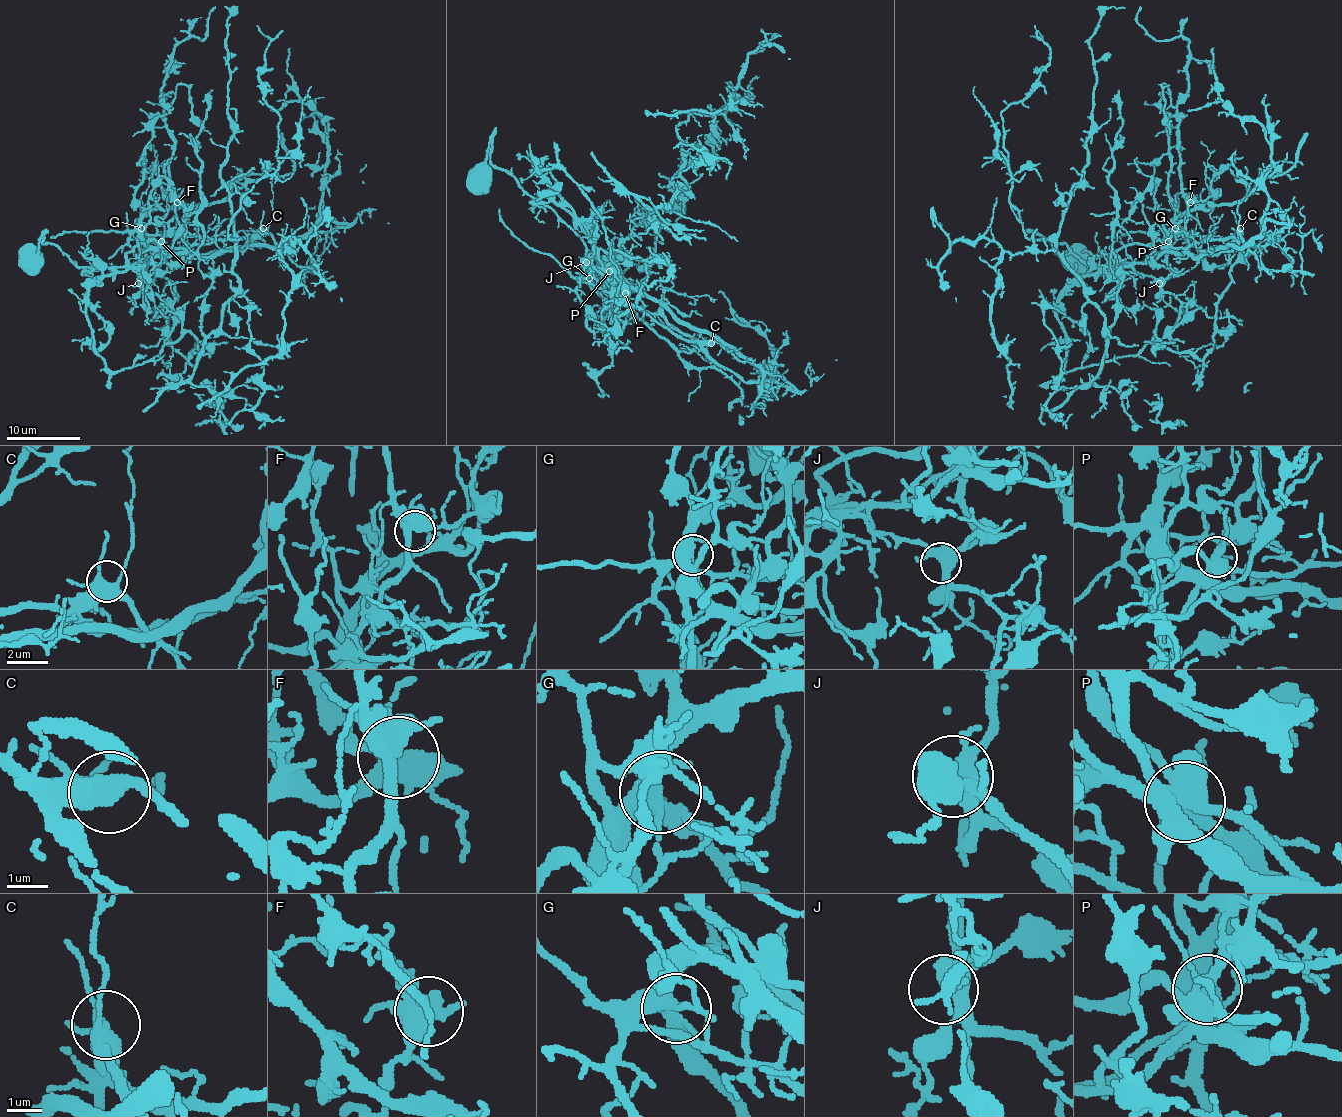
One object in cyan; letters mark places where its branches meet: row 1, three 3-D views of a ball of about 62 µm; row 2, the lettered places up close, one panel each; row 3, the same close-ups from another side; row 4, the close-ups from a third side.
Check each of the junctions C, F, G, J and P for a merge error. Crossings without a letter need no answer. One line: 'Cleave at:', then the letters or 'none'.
Cleave at: G, P

